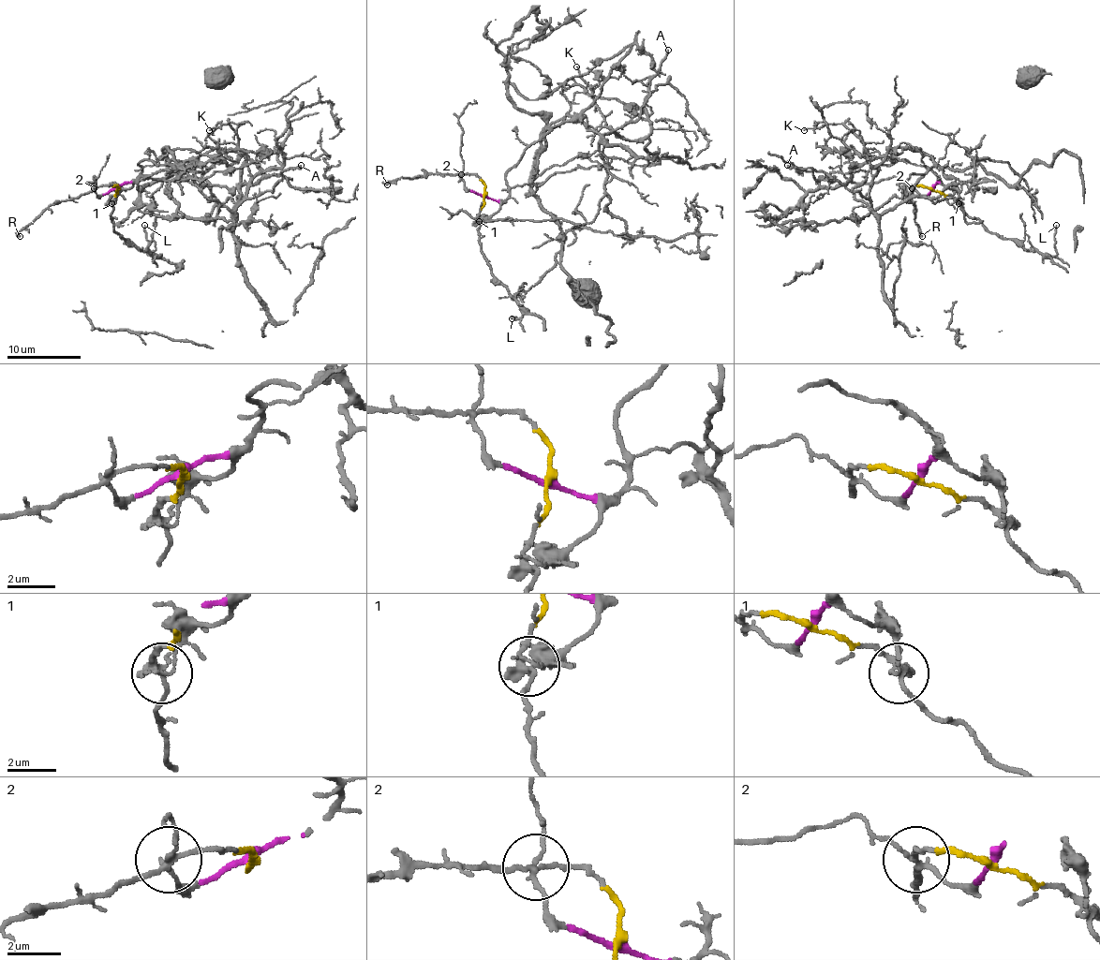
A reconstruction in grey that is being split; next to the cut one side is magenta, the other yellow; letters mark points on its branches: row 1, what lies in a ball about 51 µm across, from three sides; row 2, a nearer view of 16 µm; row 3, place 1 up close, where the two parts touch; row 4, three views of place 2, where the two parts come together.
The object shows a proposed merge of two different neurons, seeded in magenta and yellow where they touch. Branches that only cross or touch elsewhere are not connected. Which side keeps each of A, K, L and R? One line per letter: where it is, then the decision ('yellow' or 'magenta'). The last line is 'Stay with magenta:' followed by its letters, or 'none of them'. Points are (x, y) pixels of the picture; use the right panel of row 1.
A: (787, 165) | magenta
K: (804, 130) | magenta
L: (1056, 225) | yellow
R: (922, 236) | yellow
Stay with magenta: A, K

